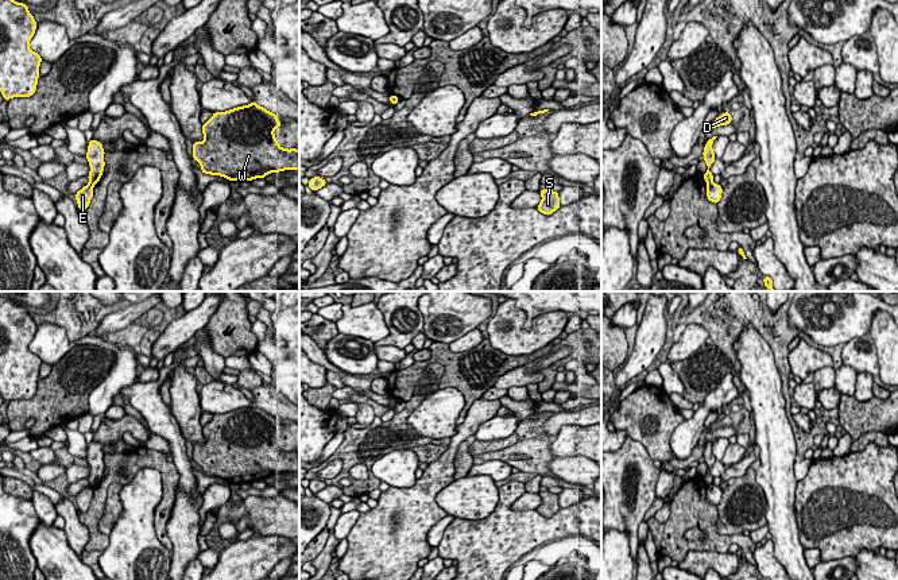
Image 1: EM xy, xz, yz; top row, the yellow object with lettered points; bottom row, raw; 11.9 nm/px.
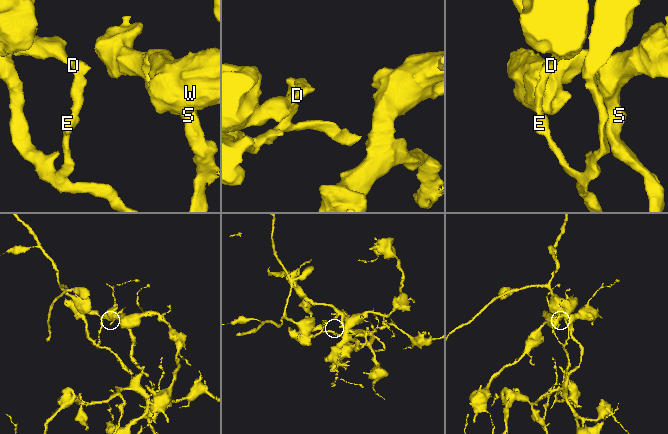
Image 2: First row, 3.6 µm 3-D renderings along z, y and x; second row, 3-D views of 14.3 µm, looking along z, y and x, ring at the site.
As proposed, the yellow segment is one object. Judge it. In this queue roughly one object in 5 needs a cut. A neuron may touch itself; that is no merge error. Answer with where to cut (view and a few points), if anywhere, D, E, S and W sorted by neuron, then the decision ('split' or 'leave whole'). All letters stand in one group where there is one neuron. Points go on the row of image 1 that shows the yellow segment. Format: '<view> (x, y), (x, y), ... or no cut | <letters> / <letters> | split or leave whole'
xy (89, 181), (93, 185) | D / E S W | split

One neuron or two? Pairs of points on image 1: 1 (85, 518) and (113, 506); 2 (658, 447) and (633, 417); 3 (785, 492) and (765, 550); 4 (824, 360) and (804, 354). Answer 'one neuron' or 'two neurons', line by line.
1: two neurons
2: one neuron
3: two neurons
4: one neuron

